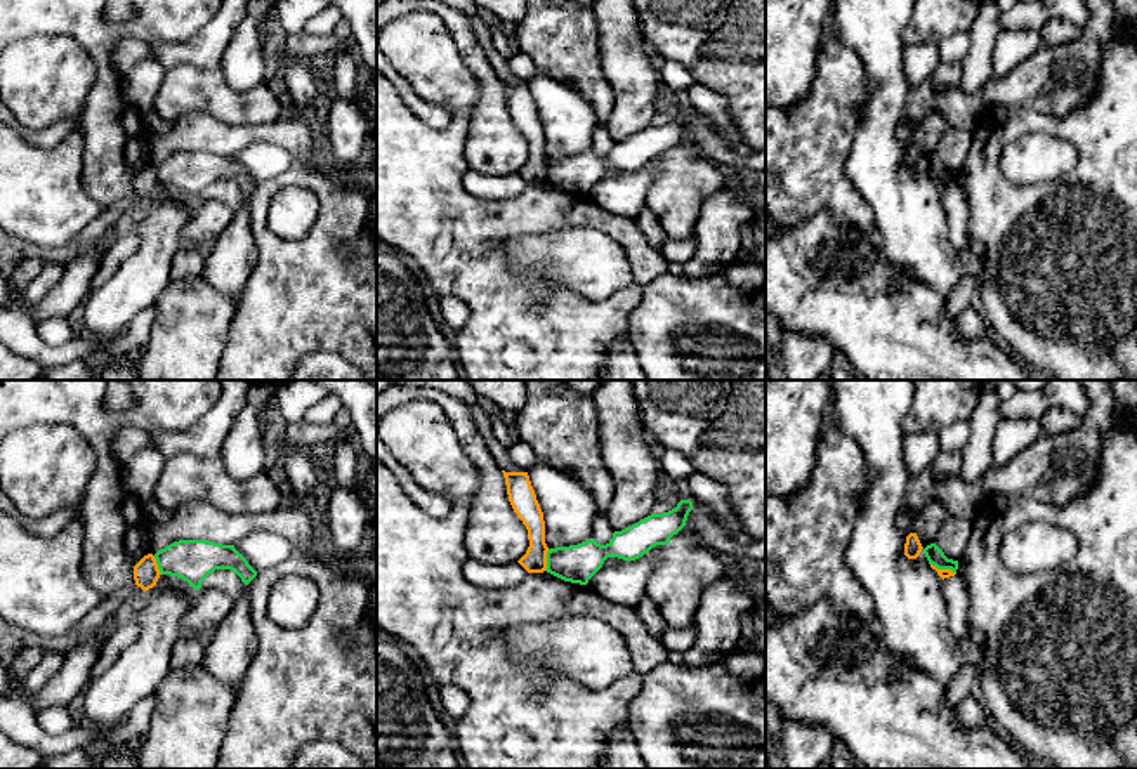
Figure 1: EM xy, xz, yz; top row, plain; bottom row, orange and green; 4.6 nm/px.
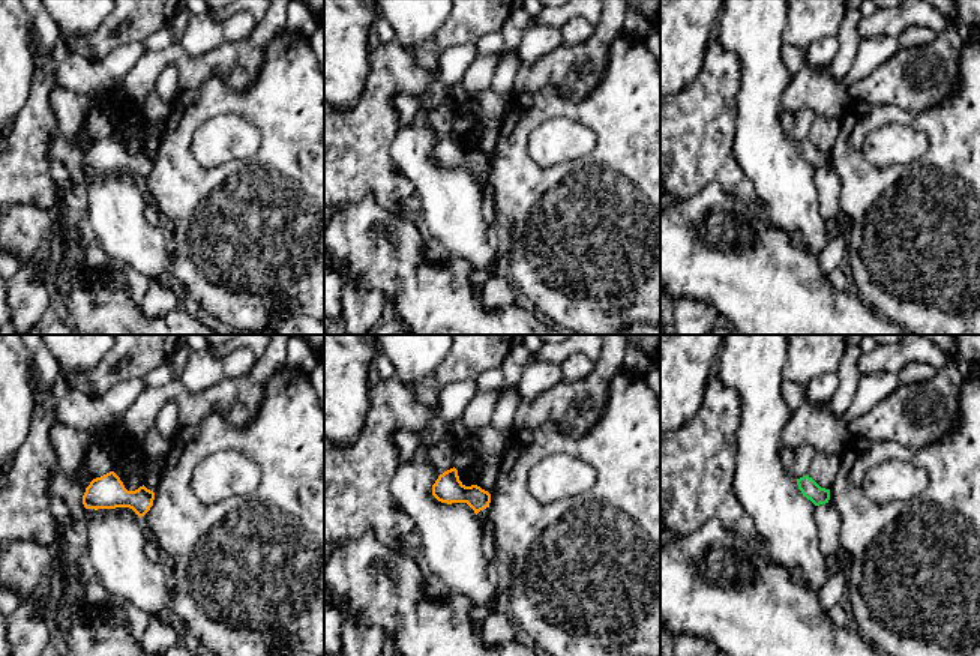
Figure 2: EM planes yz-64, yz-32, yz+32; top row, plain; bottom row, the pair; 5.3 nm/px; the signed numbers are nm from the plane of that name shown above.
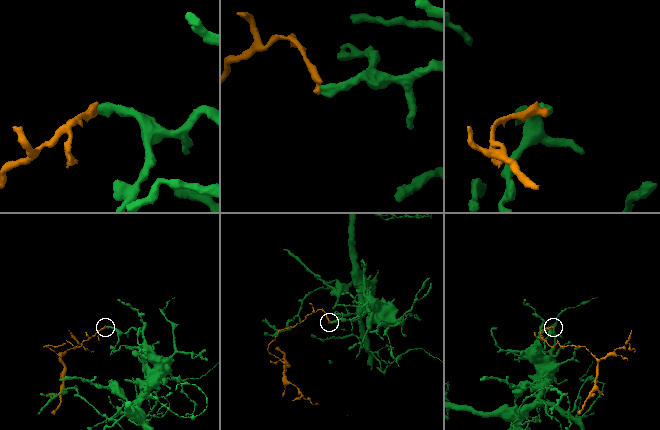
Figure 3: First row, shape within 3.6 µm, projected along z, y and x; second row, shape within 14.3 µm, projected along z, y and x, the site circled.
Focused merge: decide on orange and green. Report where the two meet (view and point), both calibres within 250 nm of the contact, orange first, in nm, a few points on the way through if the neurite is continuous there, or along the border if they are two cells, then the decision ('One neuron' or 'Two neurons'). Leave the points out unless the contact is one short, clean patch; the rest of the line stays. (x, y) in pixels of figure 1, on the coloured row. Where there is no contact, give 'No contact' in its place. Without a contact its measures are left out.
Touches orange at xz (545, 559). Thickness 110 nm (orange) against 180 nm. Boundary: xz (549, 549), (544, 570). Two neurons

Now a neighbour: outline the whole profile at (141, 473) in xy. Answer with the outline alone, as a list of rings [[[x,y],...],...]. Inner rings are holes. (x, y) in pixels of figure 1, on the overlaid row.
[[[158,450],[137,451],[122,465],[122,479],[141,502],[153,498],[154,486],[165,465],[165,455]]]

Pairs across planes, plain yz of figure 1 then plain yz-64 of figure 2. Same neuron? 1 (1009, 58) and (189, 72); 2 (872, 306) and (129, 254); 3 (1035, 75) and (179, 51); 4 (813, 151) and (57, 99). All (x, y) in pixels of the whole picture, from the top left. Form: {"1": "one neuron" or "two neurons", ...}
{"1": "two neurons", "2": "two neurons", "3": "one neuron", "4": "two neurons"}

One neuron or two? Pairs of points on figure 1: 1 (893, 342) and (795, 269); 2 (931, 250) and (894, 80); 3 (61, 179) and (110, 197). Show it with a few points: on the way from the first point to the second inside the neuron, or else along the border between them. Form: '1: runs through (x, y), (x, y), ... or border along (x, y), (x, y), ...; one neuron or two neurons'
1: runs through (868, 318), (834, 283), (820, 283); one neuron
2: runs through (908, 209), (884, 181), (884, 122); one neuron
3: border along (85, 193), (105, 209); two neurons

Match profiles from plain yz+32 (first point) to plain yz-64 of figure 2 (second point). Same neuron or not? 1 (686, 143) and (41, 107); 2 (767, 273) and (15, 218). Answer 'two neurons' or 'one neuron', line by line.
1: one neuron
2: one neuron

